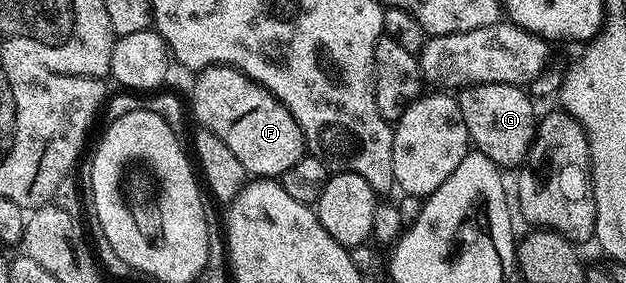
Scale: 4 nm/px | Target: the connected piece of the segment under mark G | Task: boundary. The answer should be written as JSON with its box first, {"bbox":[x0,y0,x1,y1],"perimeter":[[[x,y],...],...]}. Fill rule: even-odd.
{"bbox":[457,83,537,169],"perimeter":[[[478,83],[476,87],[462,88],[457,95],[468,140],[474,150],[489,157],[501,169],[518,168],[535,140],[537,114],[530,97],[523,91],[526,90],[522,86],[513,83]]]}

